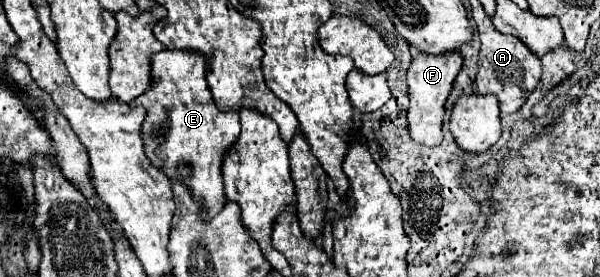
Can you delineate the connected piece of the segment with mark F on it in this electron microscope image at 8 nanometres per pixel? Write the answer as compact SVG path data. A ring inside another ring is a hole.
M415 51L413 63L407 73L407 85L409 85L409 99L411 107L407 111L407 129L415 143L435 147L443 141L443 115L445 115L445 103L453 89L453 81L457 73L463 67L463 59L459 53L445 53L445 55L425 55Z

